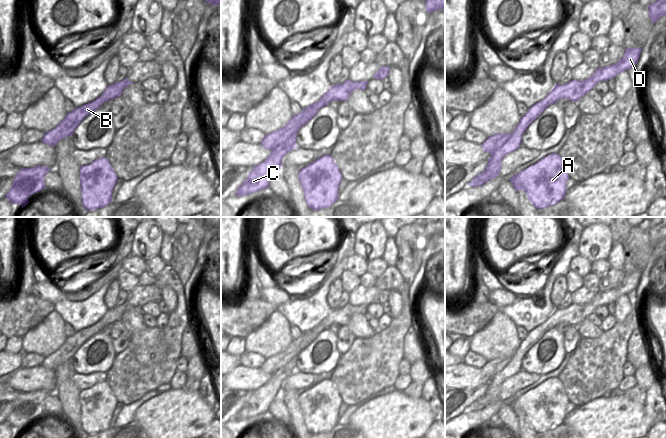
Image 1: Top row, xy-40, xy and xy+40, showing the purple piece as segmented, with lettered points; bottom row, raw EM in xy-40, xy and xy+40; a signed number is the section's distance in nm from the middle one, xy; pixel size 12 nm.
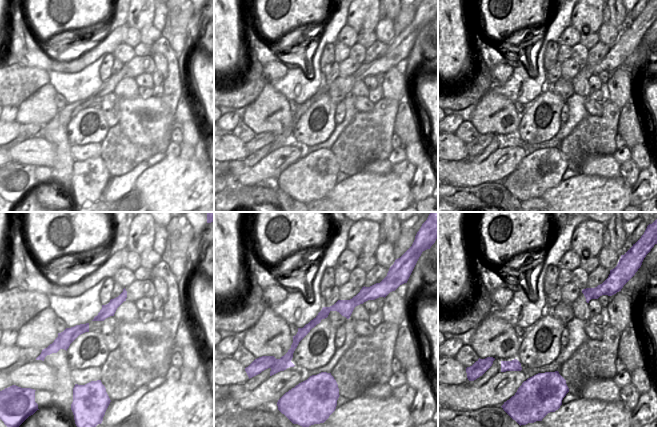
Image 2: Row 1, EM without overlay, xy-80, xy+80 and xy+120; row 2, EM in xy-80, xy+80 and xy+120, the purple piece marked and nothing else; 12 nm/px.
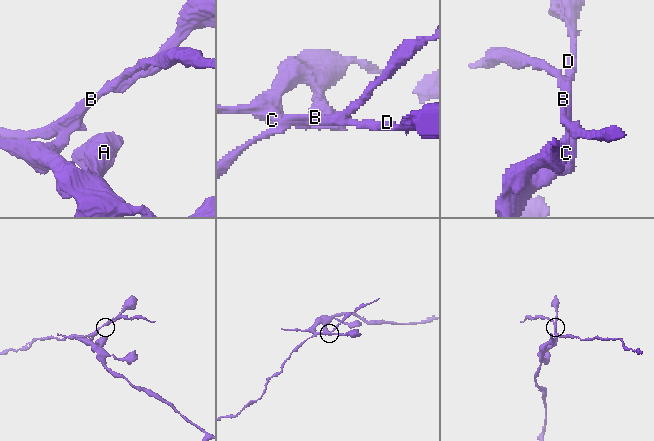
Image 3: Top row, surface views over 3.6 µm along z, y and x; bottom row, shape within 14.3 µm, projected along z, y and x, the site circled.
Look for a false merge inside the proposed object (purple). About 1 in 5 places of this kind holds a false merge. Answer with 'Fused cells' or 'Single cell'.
Fused cells

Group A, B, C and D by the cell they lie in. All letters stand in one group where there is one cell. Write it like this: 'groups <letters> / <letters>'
groups A C D / B

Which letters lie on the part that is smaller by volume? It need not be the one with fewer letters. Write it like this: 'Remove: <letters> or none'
Remove: B

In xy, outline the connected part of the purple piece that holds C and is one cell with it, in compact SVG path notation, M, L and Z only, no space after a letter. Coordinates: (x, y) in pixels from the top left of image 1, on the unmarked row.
M297 356L289 361L283 368L272 374L269 381L262 387L253 391L246 404L237 413L236 418L245 420L268 412L269 405L272 401L281 394L282 383L296 369Z

